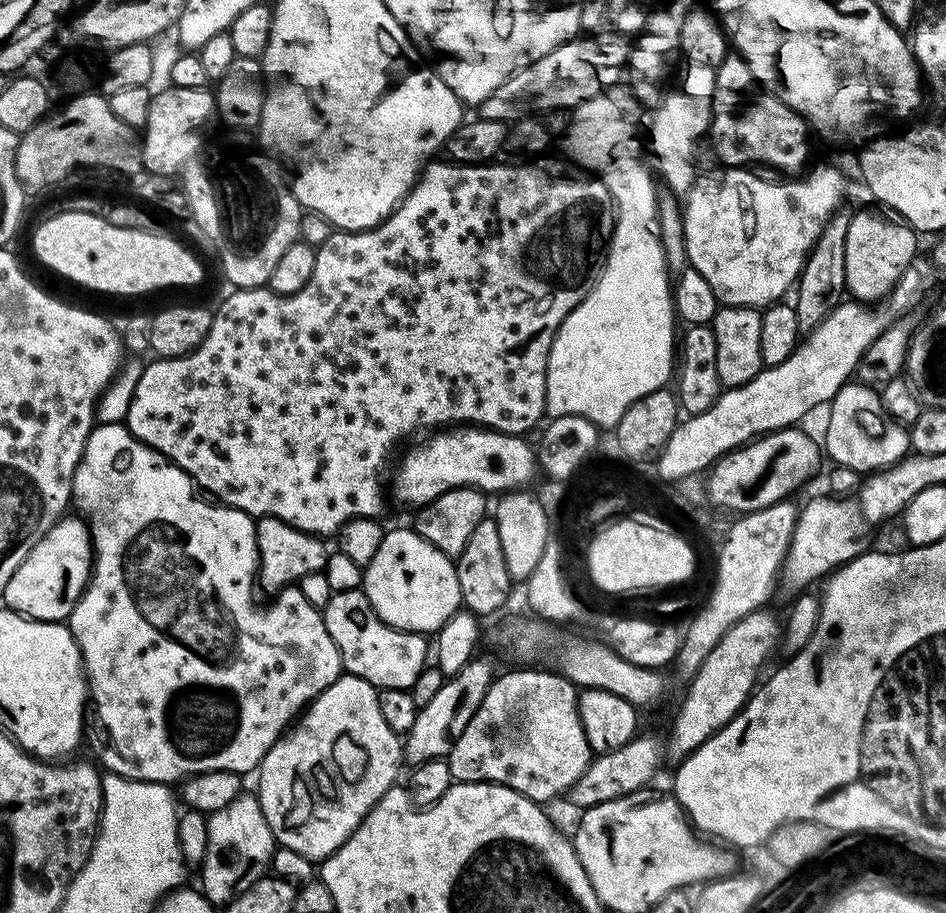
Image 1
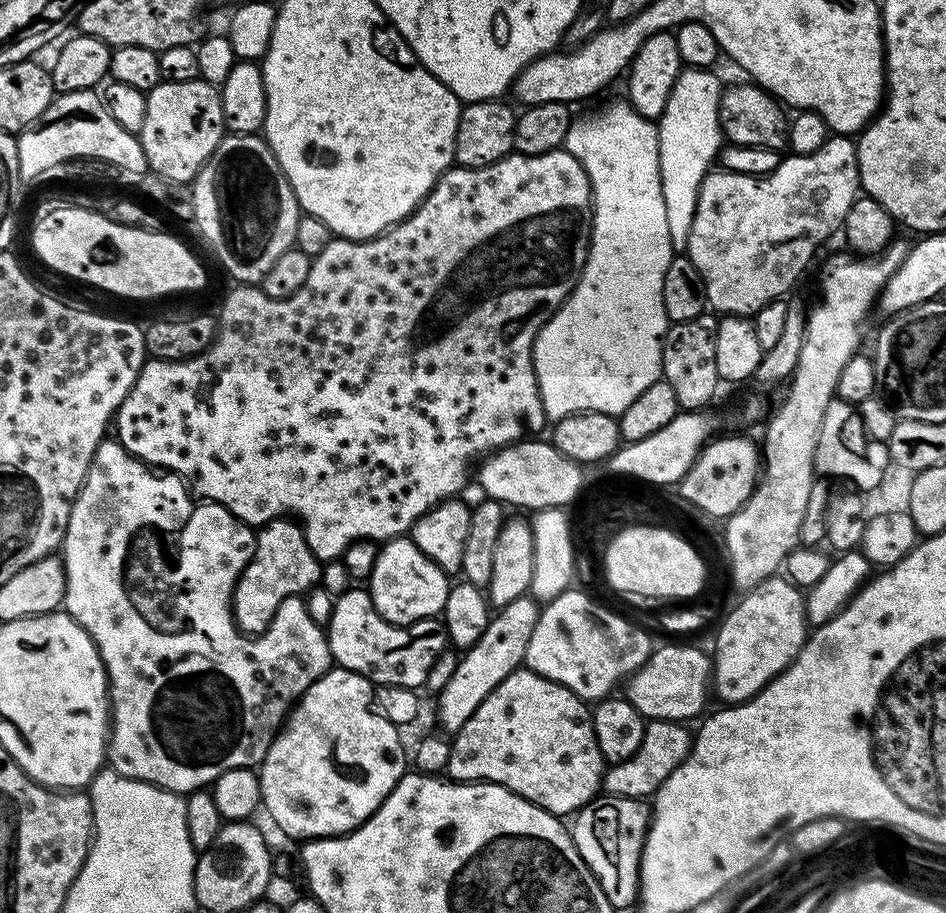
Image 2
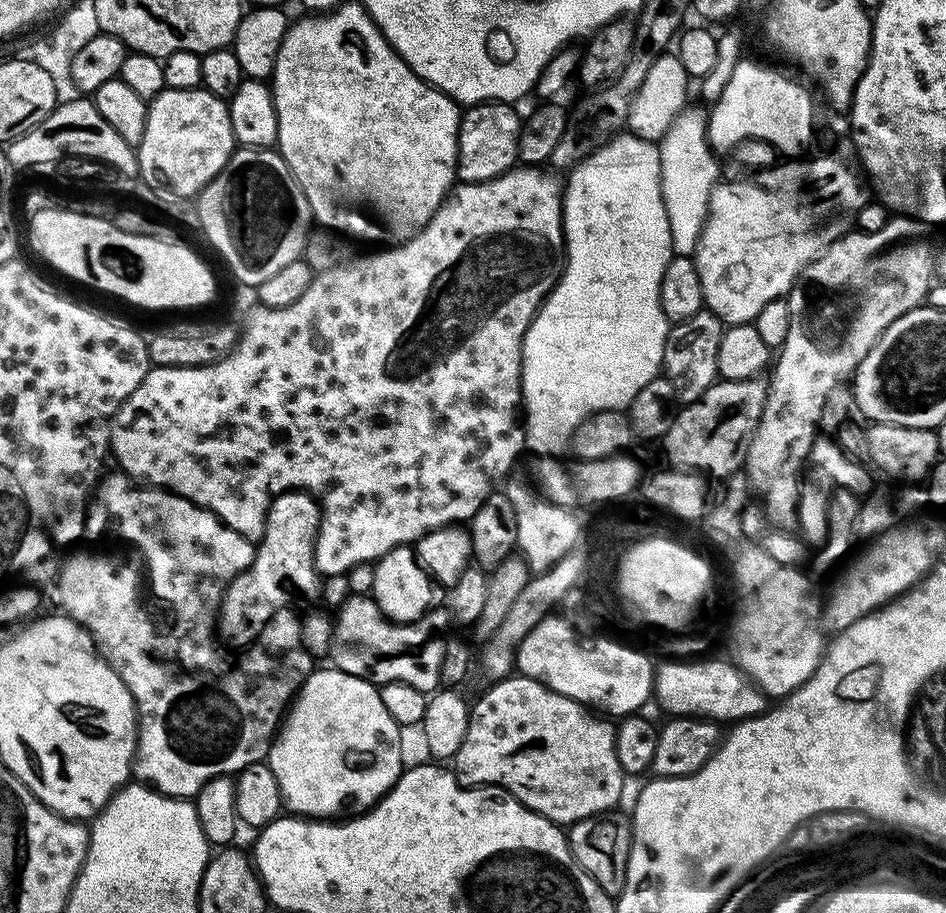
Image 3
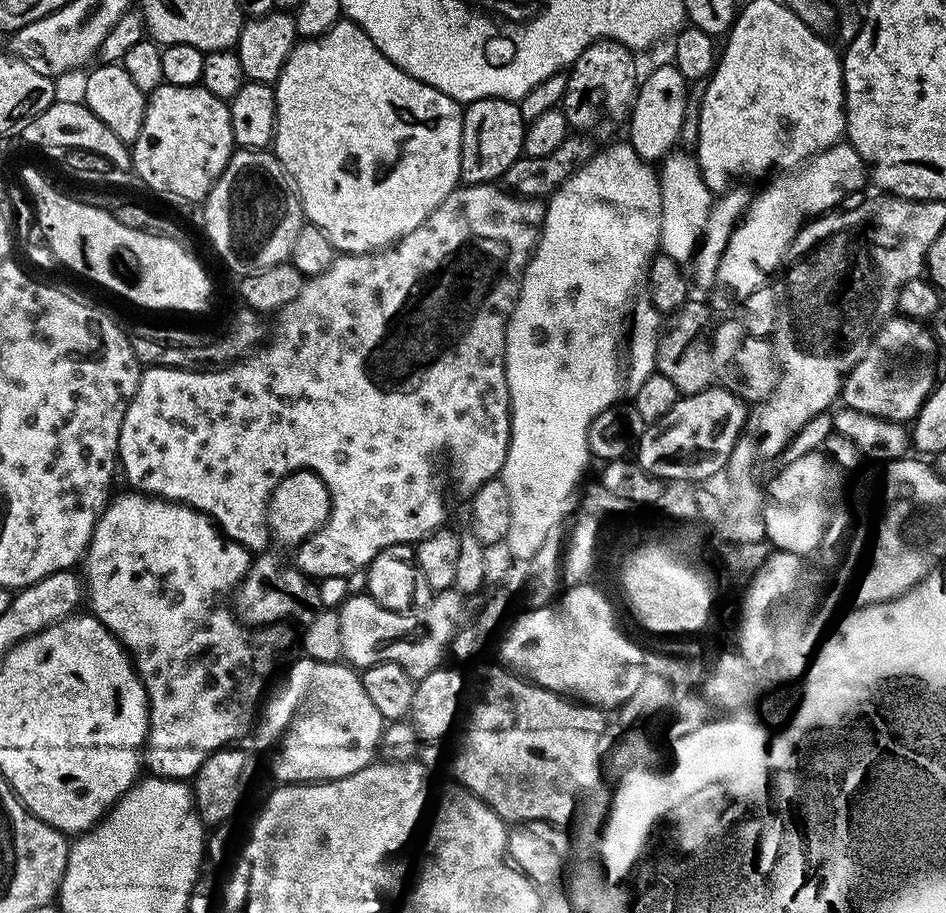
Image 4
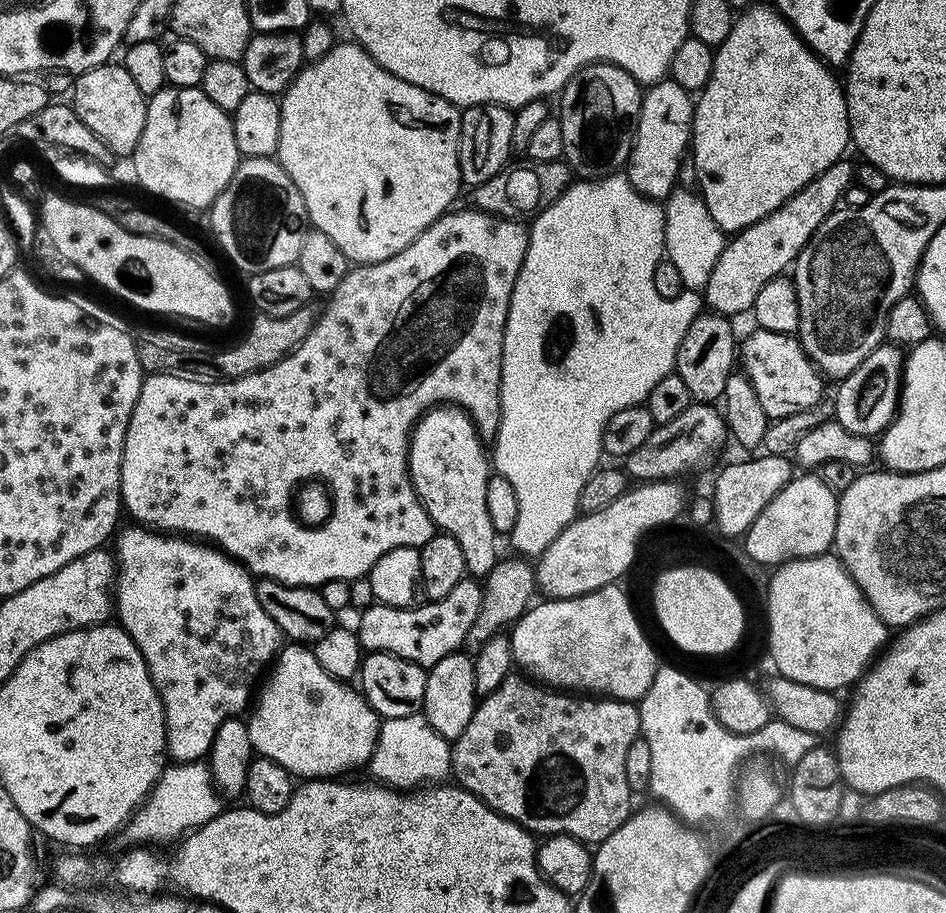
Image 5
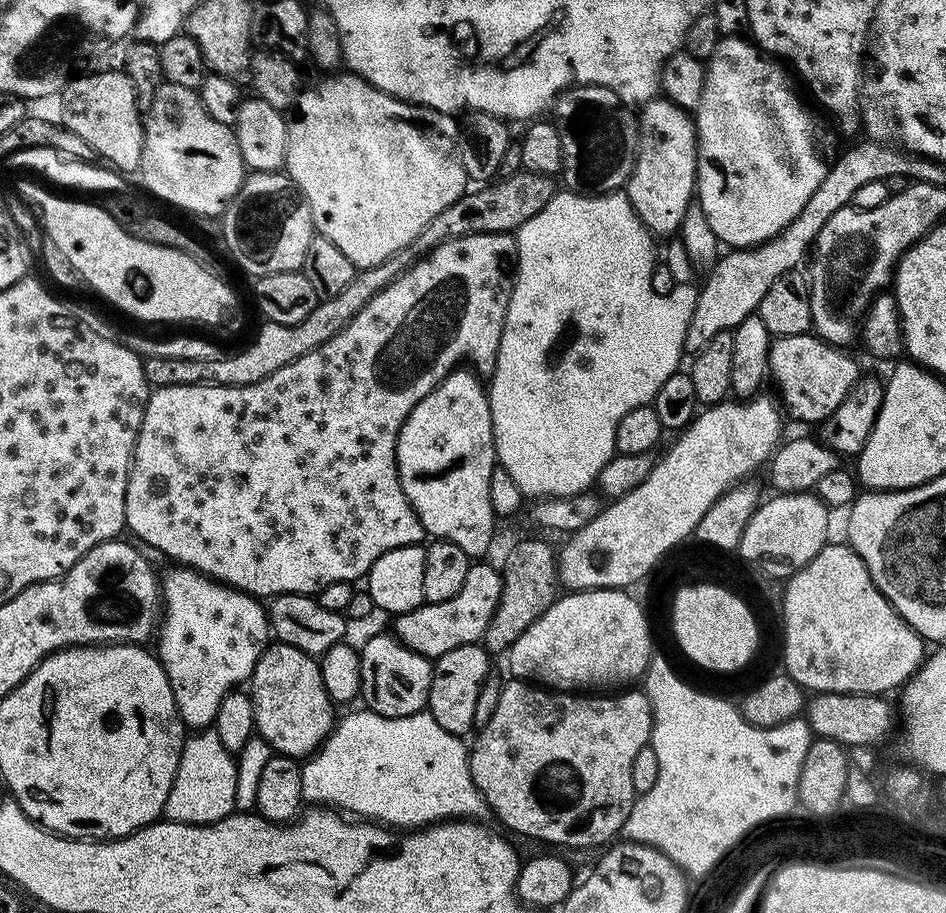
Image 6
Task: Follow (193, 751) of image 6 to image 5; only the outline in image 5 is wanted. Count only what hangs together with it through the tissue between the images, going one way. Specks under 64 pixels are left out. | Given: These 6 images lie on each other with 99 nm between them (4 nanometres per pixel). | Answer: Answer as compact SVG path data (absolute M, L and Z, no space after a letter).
M173 763L165 767L164 773L152 787L152 792L131 816L126 833L136 846L164 846L167 840L176 842L189 830L201 828L222 811L222 797L212 781L212 769L207 763Z

